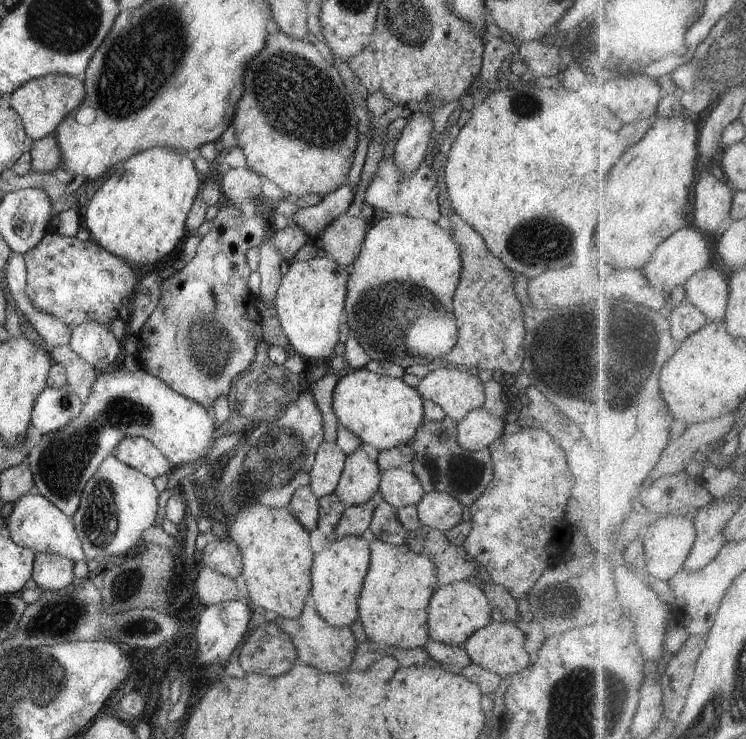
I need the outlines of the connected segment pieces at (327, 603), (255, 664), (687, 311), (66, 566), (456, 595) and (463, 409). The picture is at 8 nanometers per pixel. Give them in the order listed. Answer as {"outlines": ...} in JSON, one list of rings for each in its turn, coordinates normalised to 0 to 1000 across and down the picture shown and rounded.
{"outlines":[[[[456,727],[444,731],[428,750],[420,755],[417,769],[417,804],[424,817],[426,831],[442,846],[450,850],[464,850],[472,847],[480,839],[481,828],[479,815],[487,794],[489,779],[495,770],[495,731],[492,727]]],[[[359,838],[327,865],[319,896],[326,912],[375,915],[394,901],[397,889],[398,877],[389,859],[367,838]]],[[[930,410],[910,411],[895,424],[899,434],[902,455],[916,464],[930,451],[940,448],[949,437],[950,428]]],[[[50,748],[42,783],[59,800],[83,800],[94,796],[99,785],[101,760],[80,751]]],[[[611,786],[586,794],[572,820],[575,863],[599,873],[622,874],[629,861],[657,844],[661,821],[643,793],[627,786]]],[[[598,495],[580,501],[562,513],[558,528],[567,540],[592,551],[609,570],[618,570],[631,555],[643,552],[650,543],[646,513],[638,502]]]]}

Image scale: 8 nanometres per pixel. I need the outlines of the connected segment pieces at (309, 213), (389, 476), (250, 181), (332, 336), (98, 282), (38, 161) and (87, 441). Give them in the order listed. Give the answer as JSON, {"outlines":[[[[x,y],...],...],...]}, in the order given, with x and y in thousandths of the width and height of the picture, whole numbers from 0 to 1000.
{"outlines":[[[[468,249],[441,260],[426,276],[401,281],[389,304],[397,304],[416,325],[425,326],[433,311],[450,294],[464,288],[475,269],[475,254]]],[[[551,632],[512,637],[508,663],[513,677],[531,690],[558,685],[570,670],[564,652]]],[[[316,226],[295,241],[298,263],[311,273],[324,273],[353,263],[351,241],[332,227]]],[[[421,348],[414,353],[394,353],[387,359],[387,367],[378,373],[371,402],[366,409],[374,437],[383,451],[387,468],[403,479],[413,490],[425,490],[445,484],[448,471],[453,465],[456,437],[461,432],[462,403],[468,369],[448,352],[440,348]]],[[[71,309],[64,311],[59,322],[34,345],[36,363],[36,395],[40,409],[58,424],[79,430],[92,442],[129,434],[138,440],[147,440],[153,432],[161,430],[160,419],[166,414],[166,406],[176,405],[181,394],[185,376],[180,372],[178,360],[139,338],[123,325],[109,326],[101,319],[91,321],[75,314]]],[[[62,183],[44,189],[38,206],[43,212],[42,230],[47,234],[79,233],[79,222],[82,221],[83,210],[72,183]]],[[[193,498],[184,503],[162,499],[155,503],[142,503],[130,509],[123,518],[123,530],[113,544],[109,559],[97,567],[86,579],[71,586],[62,586],[54,598],[36,614],[35,624],[44,641],[44,651],[54,670],[86,696],[97,698],[105,687],[110,662],[126,644],[134,627],[151,614],[155,602],[166,591],[193,591],[209,602],[218,616],[229,625],[231,633],[241,633],[247,628],[273,628],[279,613],[287,604],[288,591],[284,589],[290,579],[287,553],[231,528],[218,514],[204,509]]]]}

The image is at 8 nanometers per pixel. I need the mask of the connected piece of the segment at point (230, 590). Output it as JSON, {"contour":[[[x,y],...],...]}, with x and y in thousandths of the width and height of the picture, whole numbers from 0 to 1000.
{"contour":[[[271,767],[261,792],[263,801],[276,821],[322,812],[314,783],[291,775],[282,767]]]}

